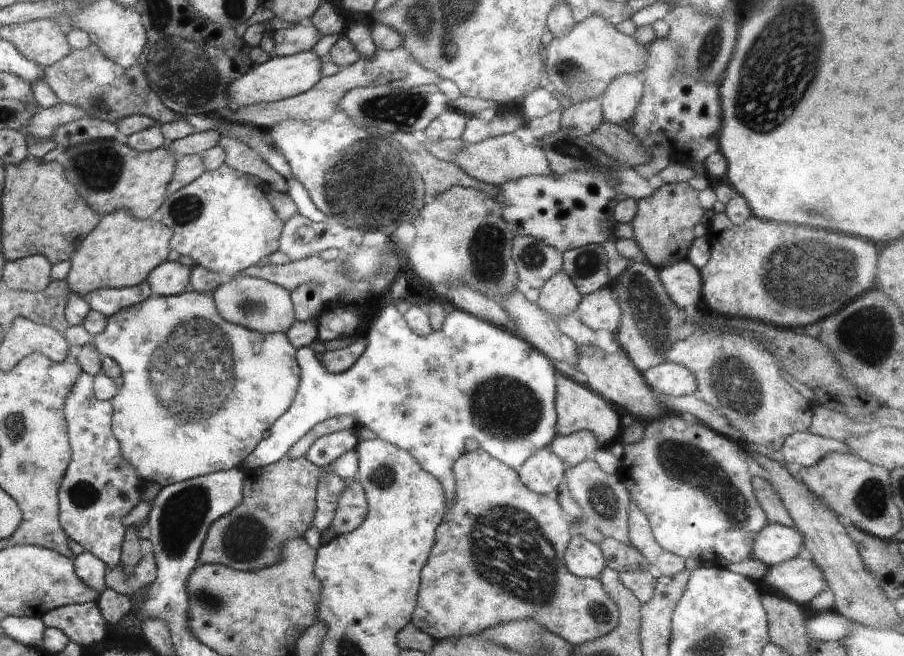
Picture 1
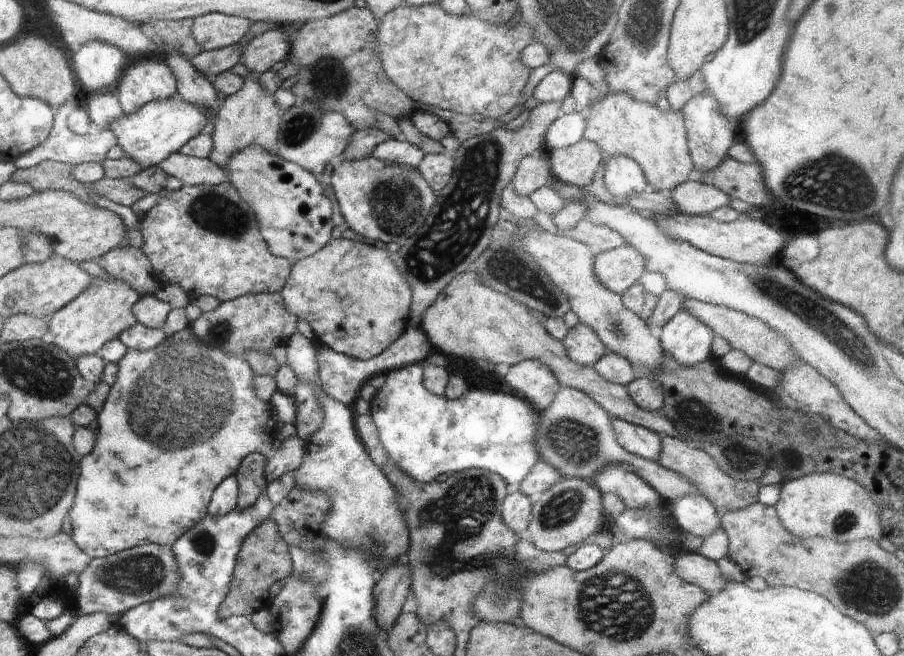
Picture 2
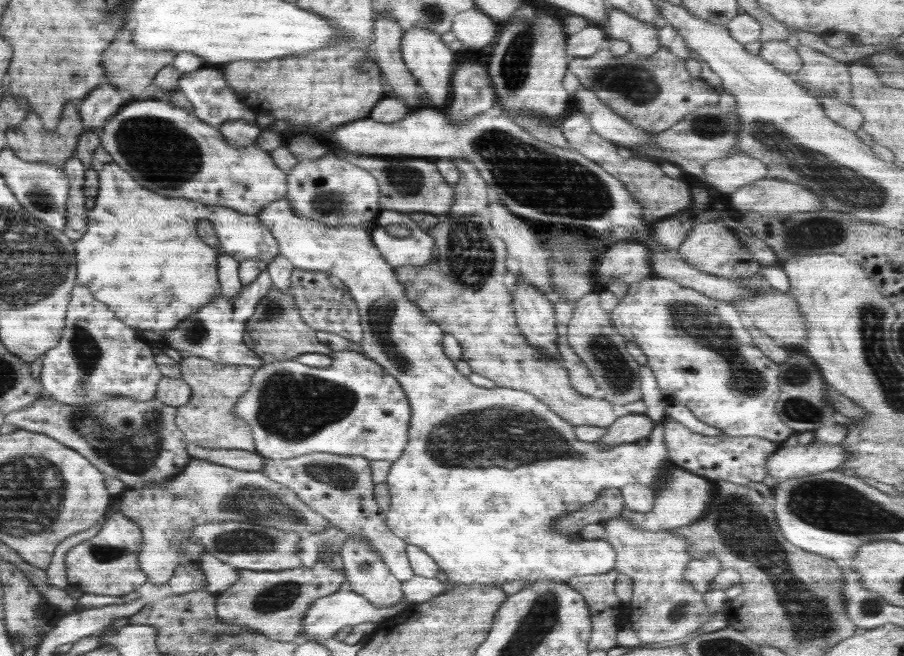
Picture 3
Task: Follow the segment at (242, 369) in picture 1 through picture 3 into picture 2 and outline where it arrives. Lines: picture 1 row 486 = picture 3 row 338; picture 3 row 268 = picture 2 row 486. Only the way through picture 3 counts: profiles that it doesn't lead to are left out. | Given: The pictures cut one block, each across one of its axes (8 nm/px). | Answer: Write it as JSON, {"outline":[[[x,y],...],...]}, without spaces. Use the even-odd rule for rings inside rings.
{"outline":[[[190,324],[186,328],[182,328],[176,334],[166,336],[164,342],[152,350],[128,350],[124,354],[122,361],[118,362],[118,374],[116,382],[112,384],[110,394],[106,402],[98,414],[98,436],[95,436],[94,450],[90,454],[82,457],[82,473],[78,481],[78,493],[75,498],[74,508],[67,515],[72,526],[71,538],[82,552],[86,552],[90,558],[104,558],[112,554],[118,554],[128,549],[132,549],[148,542],[158,542],[162,546],[170,546],[184,534],[184,530],[190,530],[192,526],[196,526],[207,514],[208,504],[214,490],[228,476],[235,476],[242,460],[251,453],[260,453],[266,458],[264,464],[264,478],[266,482],[272,482],[276,478],[280,478],[286,472],[292,472],[302,464],[304,455],[304,439],[297,435],[289,436],[284,440],[280,440],[280,446],[274,448],[274,434],[269,433],[265,429],[265,424],[269,422],[269,418],[275,411],[272,405],[267,402],[258,400],[258,396],[254,394],[254,372],[250,364],[245,360],[242,353],[228,354],[226,350],[222,350],[220,346],[208,346],[202,344],[194,334]]]}

